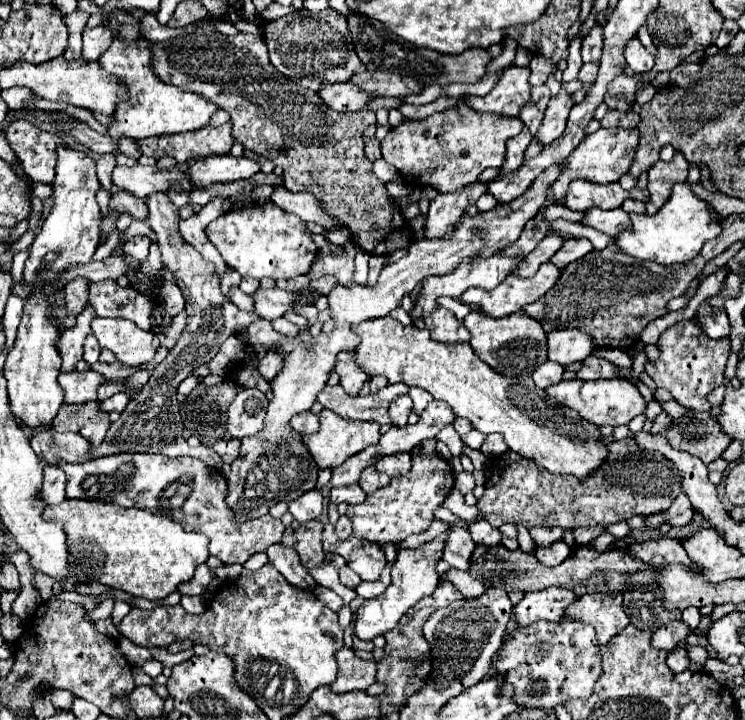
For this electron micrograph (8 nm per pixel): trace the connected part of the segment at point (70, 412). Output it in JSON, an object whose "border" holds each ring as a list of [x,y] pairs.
{"border":[[[99,403],[89,405],[63,405],[55,417],[57,431],[73,431],[89,441],[89,445],[101,445],[111,421],[105,411],[99,409]]]}

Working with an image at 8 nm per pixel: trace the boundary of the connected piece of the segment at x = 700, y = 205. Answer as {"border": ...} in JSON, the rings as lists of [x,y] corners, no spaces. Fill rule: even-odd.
{"border":[[[689,183],[675,185],[669,201],[655,215],[631,215],[633,231],[623,231],[617,235],[617,247],[637,259],[655,261],[661,265],[687,263],[691,261],[703,247],[705,241],[715,239],[721,233],[721,221],[713,215],[709,205],[699,199]]]}

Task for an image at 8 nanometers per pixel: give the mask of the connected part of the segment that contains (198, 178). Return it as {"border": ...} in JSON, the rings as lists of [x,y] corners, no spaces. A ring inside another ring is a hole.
{"border":[[[219,155],[219,157],[207,157],[203,161],[197,161],[189,175],[193,183],[203,189],[213,183],[227,183],[235,179],[249,179],[255,173],[261,171],[261,165],[247,157],[233,157],[233,155]]]}

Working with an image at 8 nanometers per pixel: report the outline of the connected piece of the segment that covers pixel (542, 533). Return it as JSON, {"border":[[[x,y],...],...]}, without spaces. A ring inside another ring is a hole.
{"border":[[[533,527],[531,529],[531,539],[533,539],[535,547],[549,547],[561,537],[563,537],[561,527]]]}

